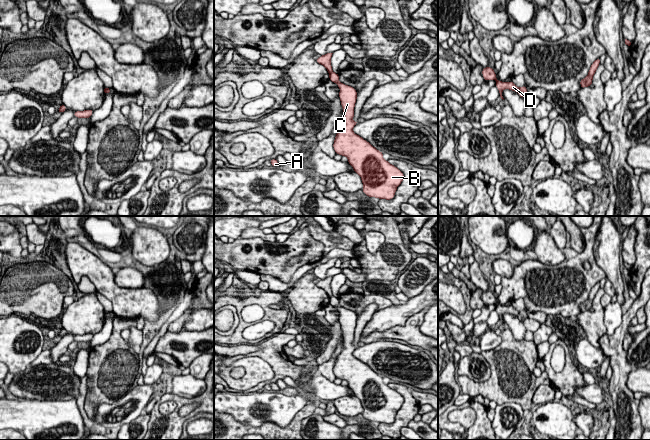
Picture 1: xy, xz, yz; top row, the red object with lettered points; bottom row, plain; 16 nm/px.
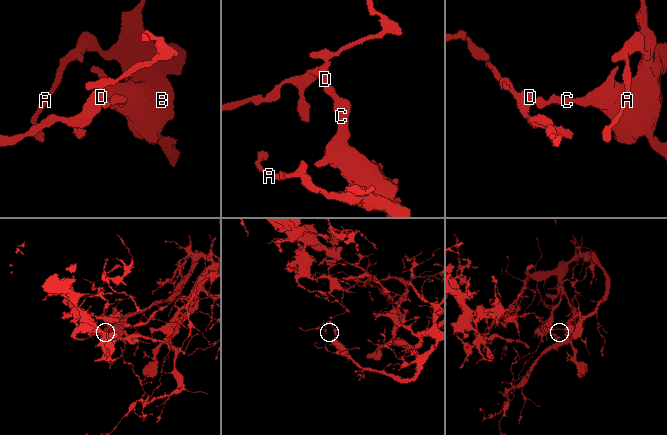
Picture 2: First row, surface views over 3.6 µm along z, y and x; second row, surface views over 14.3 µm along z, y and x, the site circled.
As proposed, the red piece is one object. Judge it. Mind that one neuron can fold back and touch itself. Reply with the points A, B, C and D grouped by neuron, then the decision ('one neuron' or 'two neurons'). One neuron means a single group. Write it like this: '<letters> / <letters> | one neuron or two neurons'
A B C / D | two neurons

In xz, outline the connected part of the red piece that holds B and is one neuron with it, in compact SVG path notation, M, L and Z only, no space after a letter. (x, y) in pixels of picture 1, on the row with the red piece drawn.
M331 72L329 80L340 89L339 98L343 108L343 124L335 136L333 148L336 154L346 156L364 185L362 191L369 197L391 200L404 174L383 158L383 153L353 131L357 122L353 120L357 100L355 88L339 82L339 75Z

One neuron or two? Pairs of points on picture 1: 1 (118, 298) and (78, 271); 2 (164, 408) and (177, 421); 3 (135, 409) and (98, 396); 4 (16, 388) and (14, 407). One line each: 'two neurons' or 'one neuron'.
1: one neuron
2: two neurons
3: two neurons
4: two neurons

